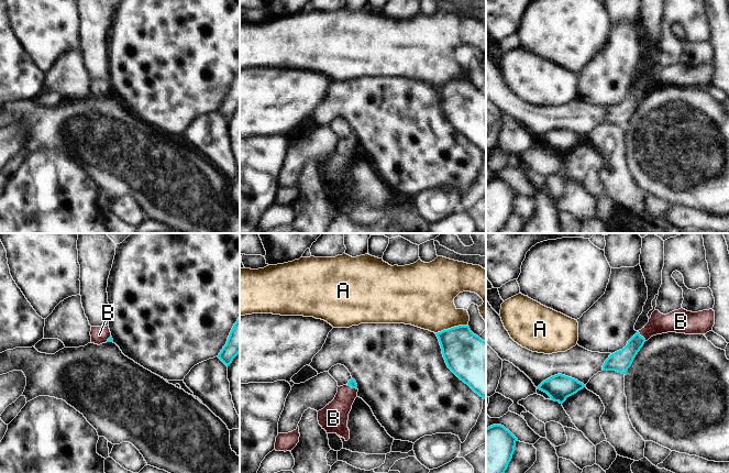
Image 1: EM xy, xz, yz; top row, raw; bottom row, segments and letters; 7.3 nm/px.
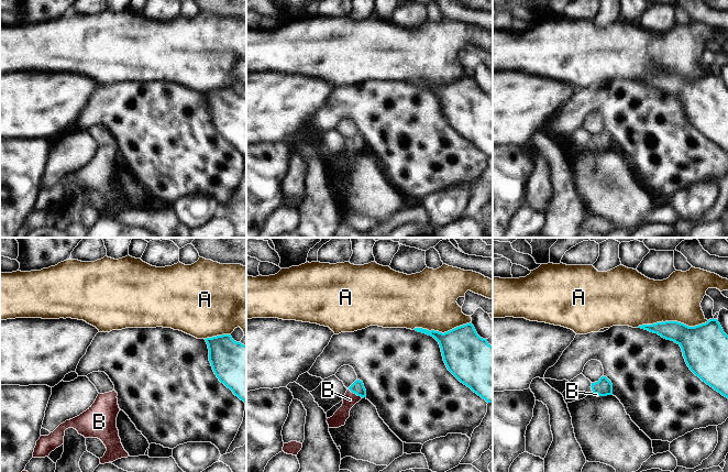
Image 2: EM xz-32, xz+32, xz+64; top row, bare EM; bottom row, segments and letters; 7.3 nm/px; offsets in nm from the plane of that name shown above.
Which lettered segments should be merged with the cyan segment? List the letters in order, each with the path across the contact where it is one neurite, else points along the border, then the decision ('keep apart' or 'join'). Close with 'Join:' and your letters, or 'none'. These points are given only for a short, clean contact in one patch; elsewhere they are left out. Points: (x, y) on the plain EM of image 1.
A: keep apart
B: runs through yz (620, 114), (642, 90), (659, 77); join
Join: B

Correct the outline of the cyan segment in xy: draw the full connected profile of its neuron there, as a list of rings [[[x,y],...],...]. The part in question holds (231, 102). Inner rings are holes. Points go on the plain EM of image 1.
[[[240,70],[234,77],[227,98],[223,100],[218,111],[229,120],[233,112],[240,107]]]

